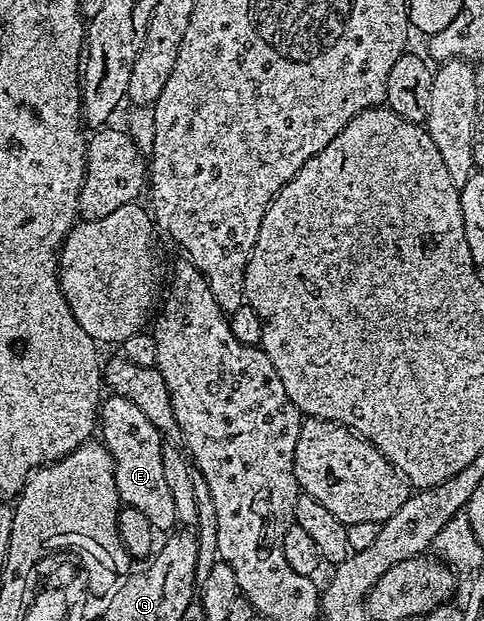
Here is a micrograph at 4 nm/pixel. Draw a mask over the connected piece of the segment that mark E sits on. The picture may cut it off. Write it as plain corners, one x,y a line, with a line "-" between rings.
113,395
107,396
100,406
100,441
114,460
116,491
120,491
123,506
140,511
140,515
148,519
148,523
155,531
170,528
173,530
178,525
178,520
176,519
176,503
172,503
168,482
164,480
164,459
162,458
164,438
156,427
152,427
150,420
144,416
144,411
140,411
140,407
136,407
136,403
128,399

